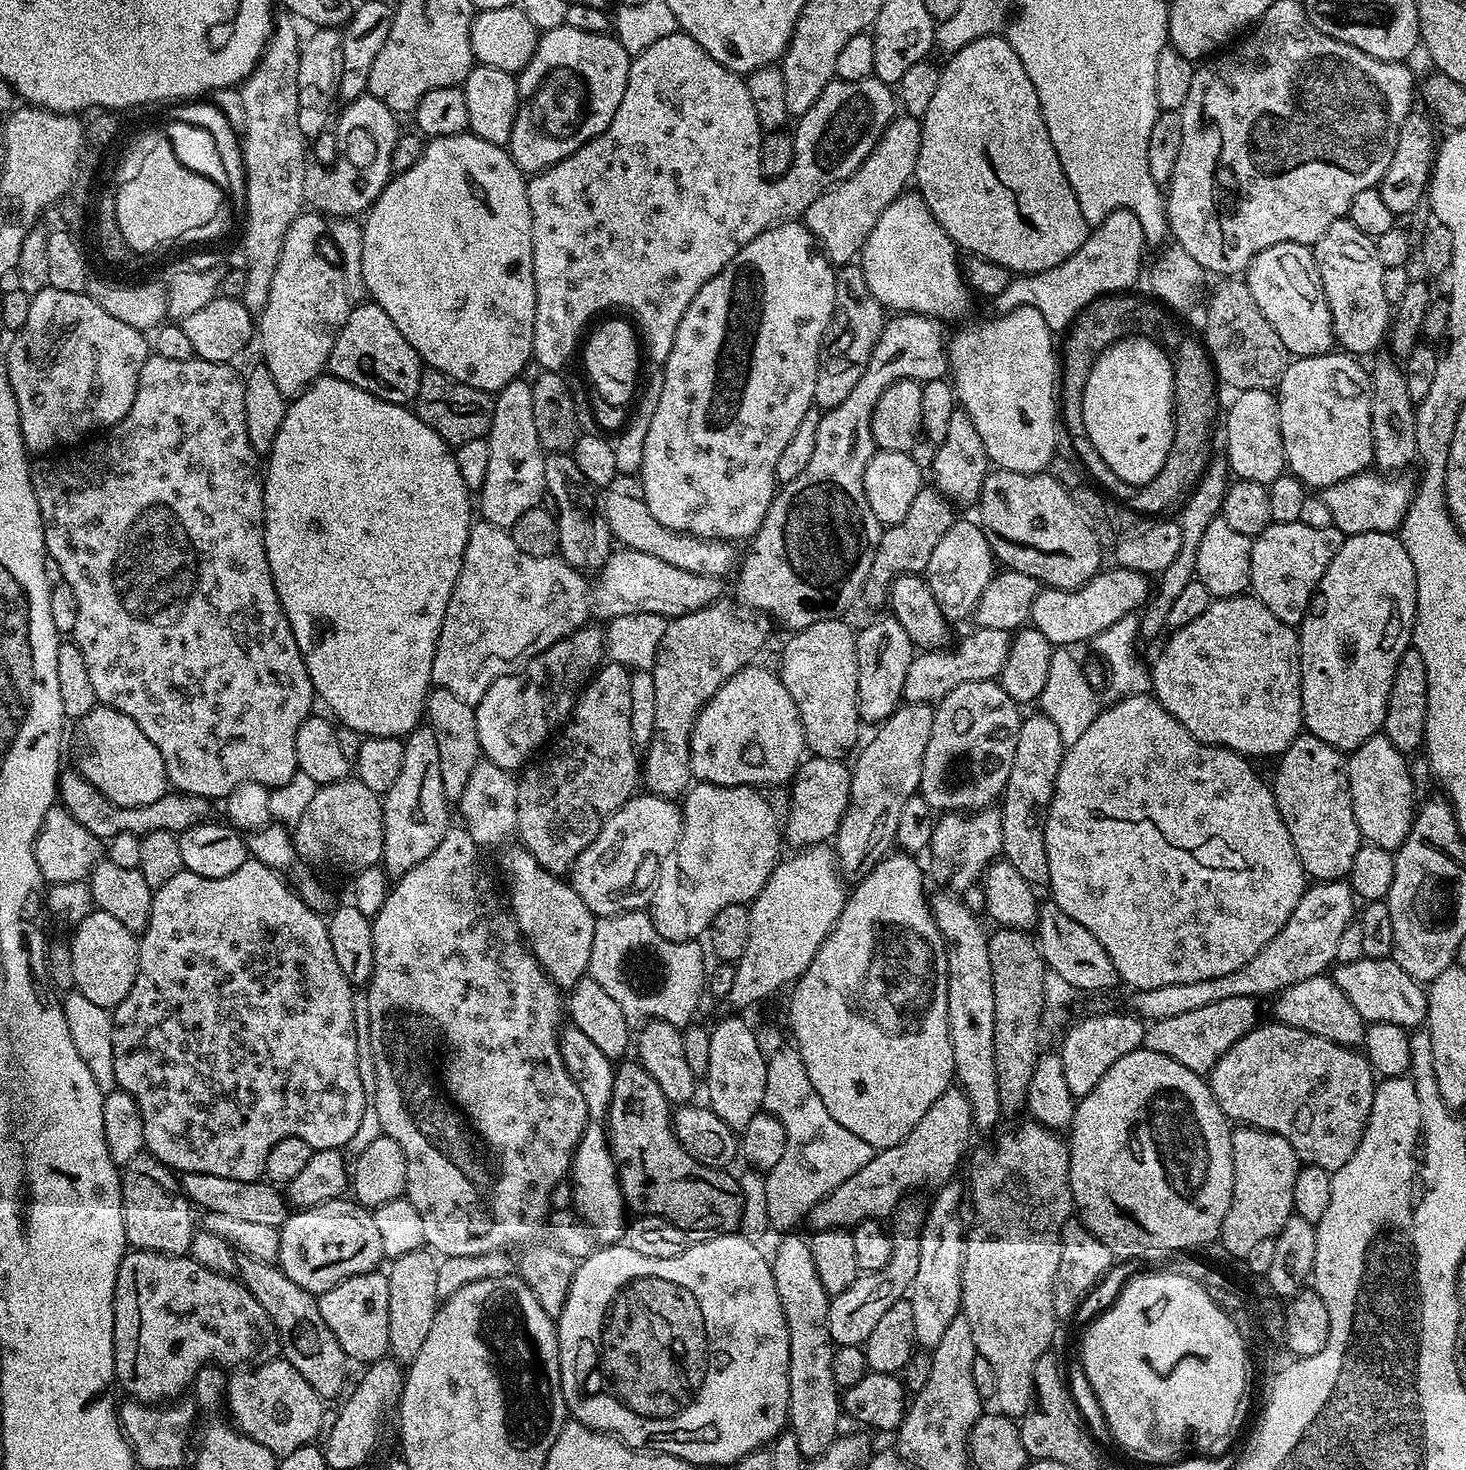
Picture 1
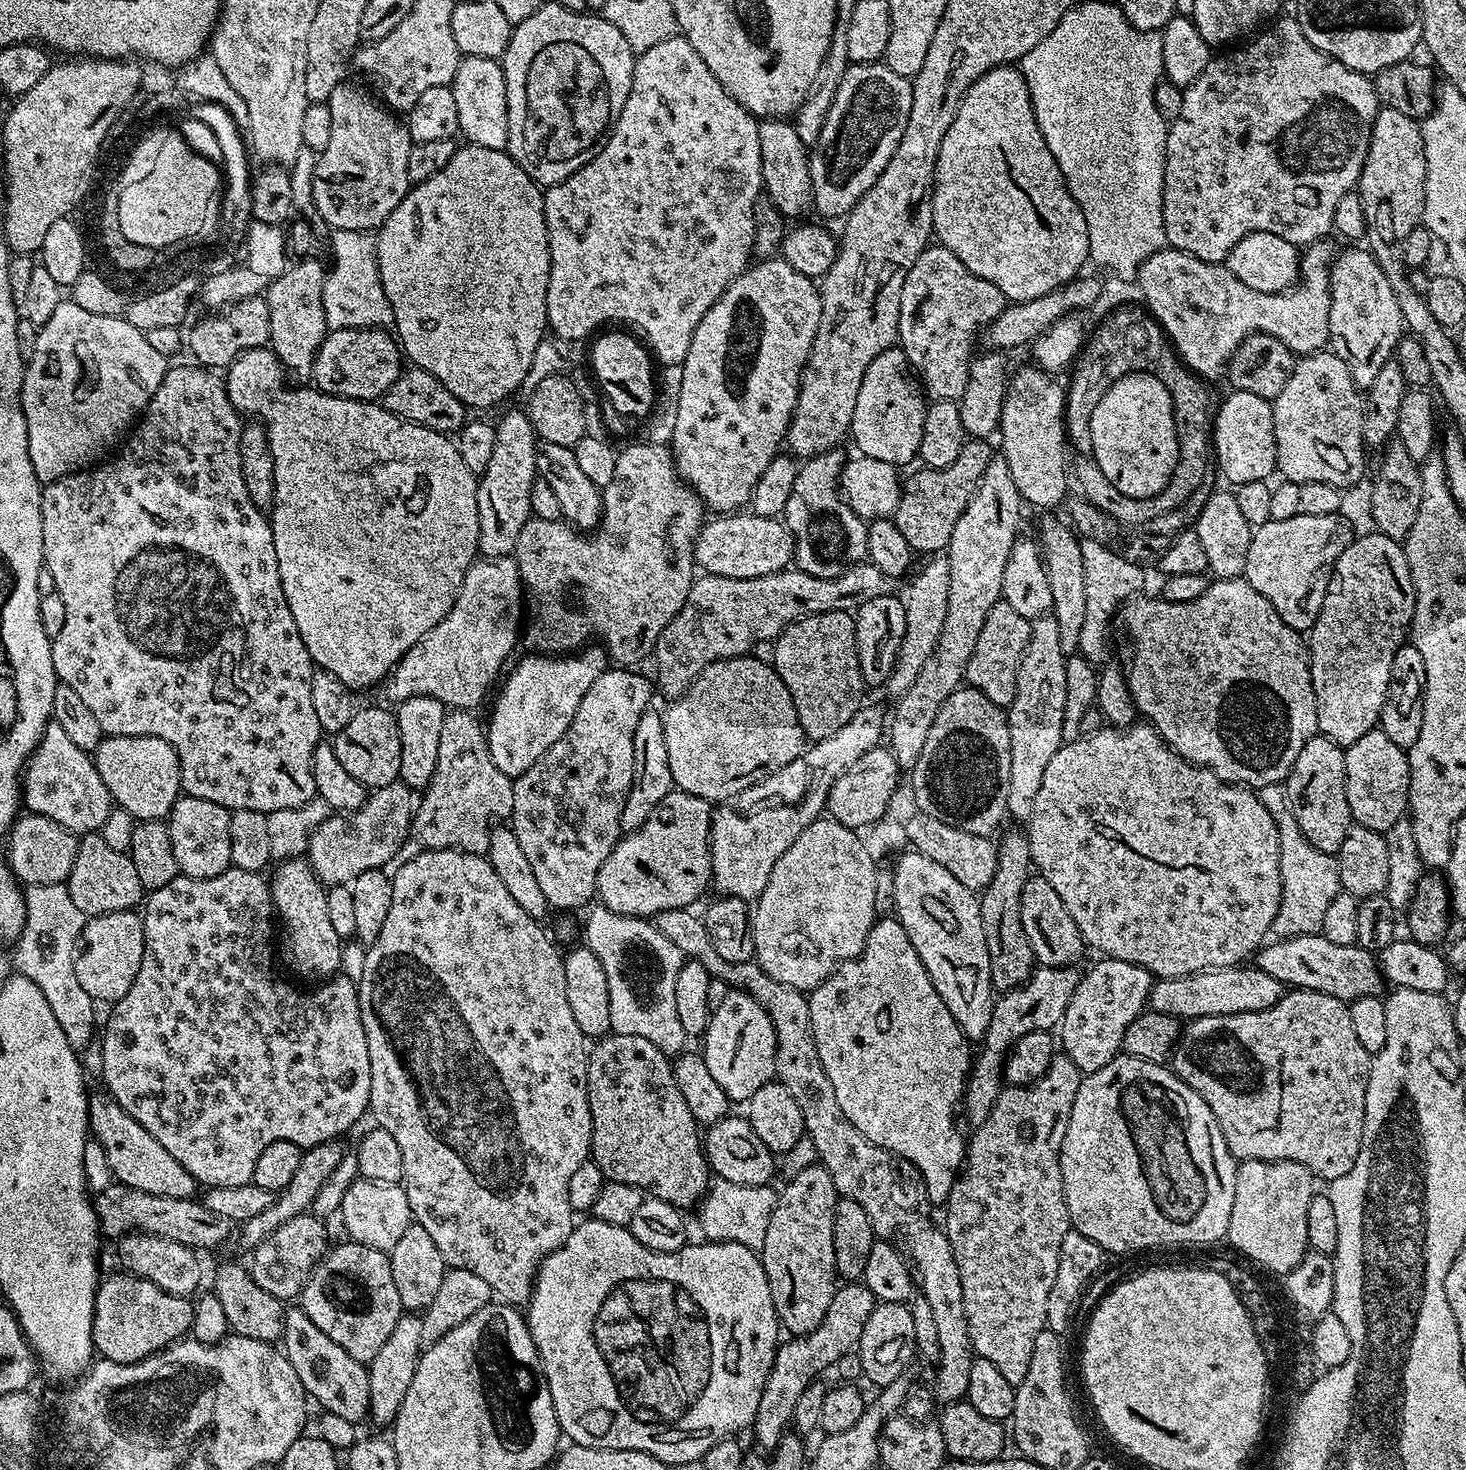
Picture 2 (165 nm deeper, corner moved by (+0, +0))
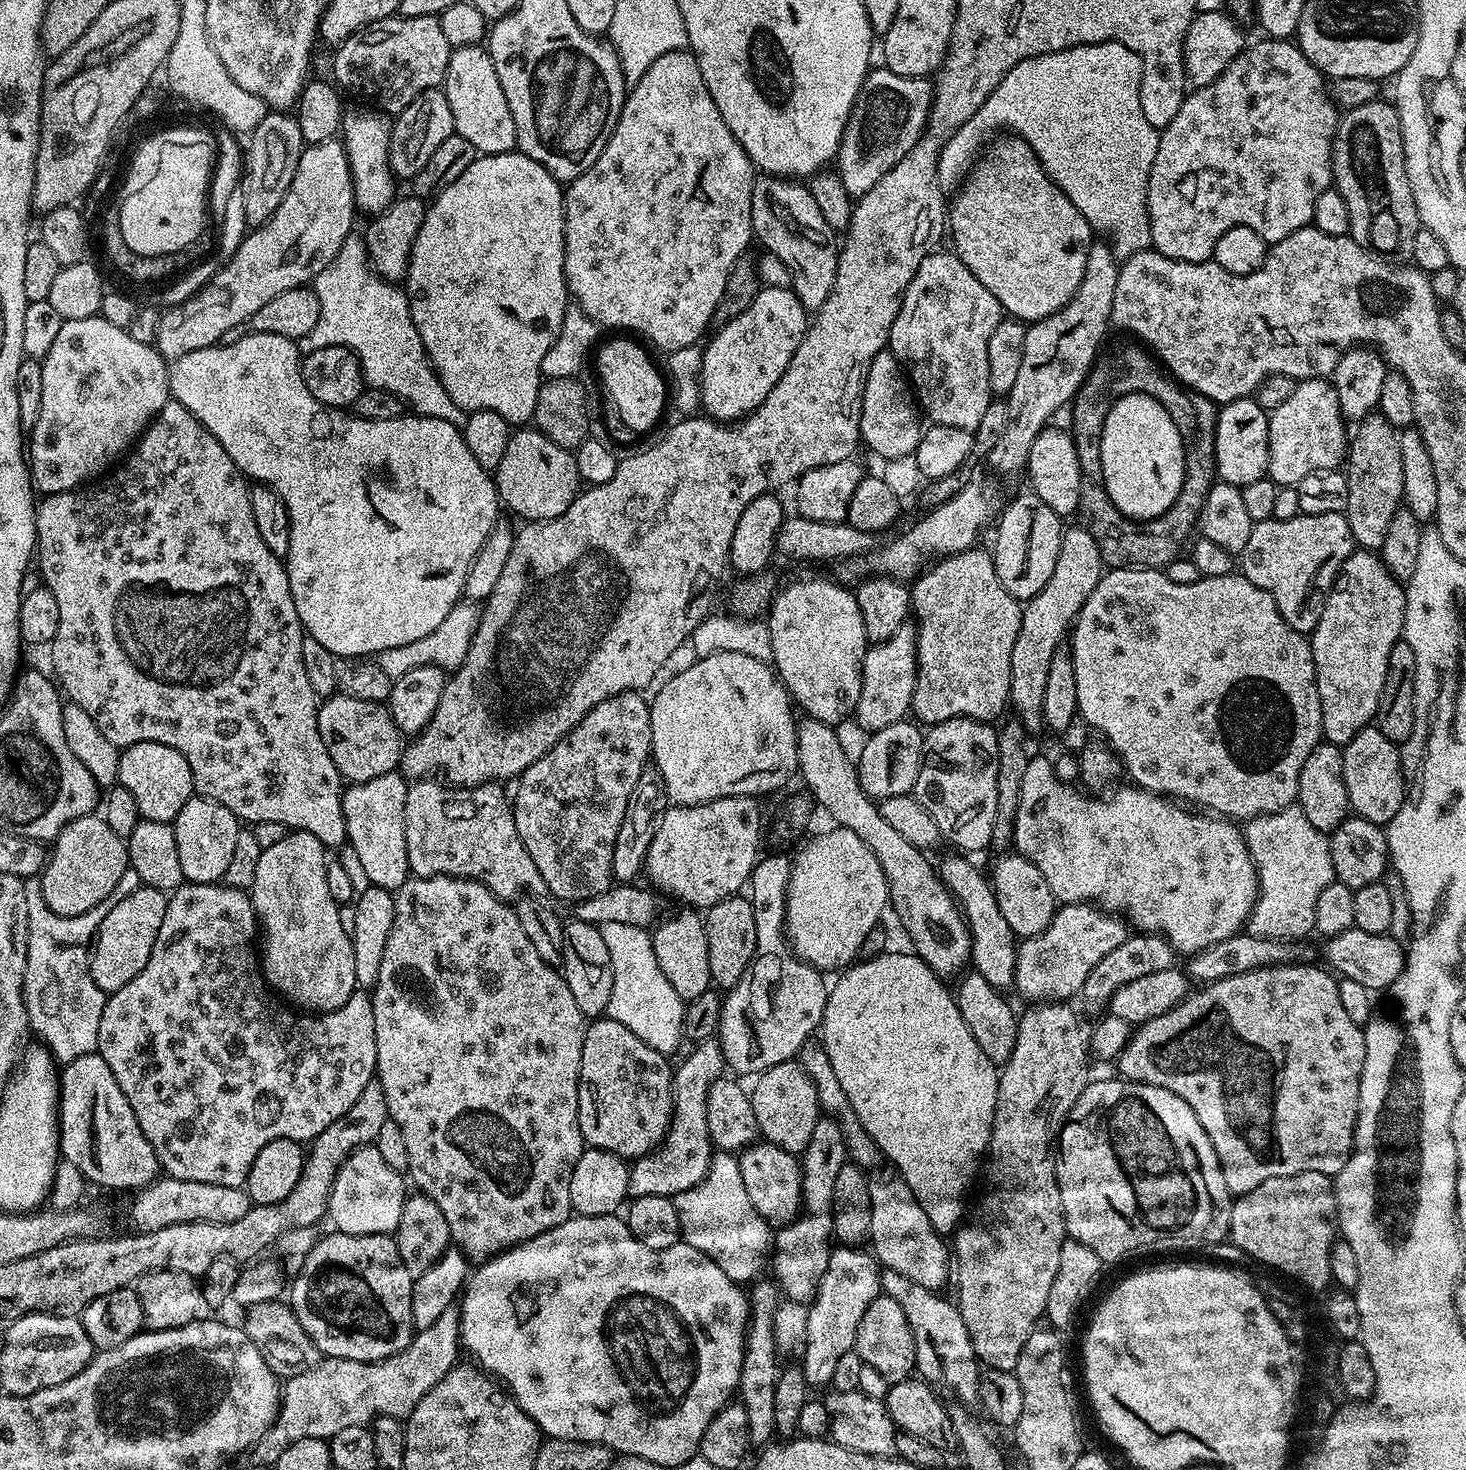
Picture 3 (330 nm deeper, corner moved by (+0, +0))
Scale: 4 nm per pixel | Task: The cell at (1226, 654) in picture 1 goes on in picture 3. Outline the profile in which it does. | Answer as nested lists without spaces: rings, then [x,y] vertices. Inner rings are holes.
[[[1113,568],[1105,571],[1104,575],[1100,577],[1098,586],[1094,586],[1090,598],[1086,598],[1082,610],[1076,616],[1076,623],[1073,624],[1070,629],[1070,647],[1072,650],[1072,661],[1074,662],[1074,679],[1078,686],[1079,719],[1083,720],[1089,729],[1096,731],[1097,728],[1097,730],[1101,732],[1097,733],[1103,737],[1108,747],[1119,757],[1119,760],[1123,764],[1123,771],[1126,773],[1126,776],[1128,774],[1129,778],[1132,779],[1129,781],[1131,781],[1135,787],[1144,788],[1148,792],[1156,792],[1160,796],[1175,798],[1185,805],[1195,806],[1200,810],[1207,810],[1209,813],[1221,818],[1227,818],[1233,822],[1247,822],[1254,819],[1255,816],[1274,814],[1278,810],[1293,807],[1293,805],[1297,803],[1300,795],[1302,766],[1306,766],[1306,758],[1310,758],[1312,751],[1322,743],[1322,737],[1324,735],[1324,727],[1322,726],[1322,702],[1318,698],[1316,667],[1314,666],[1312,646],[1309,637],[1303,632],[1294,630],[1294,626],[1290,626],[1290,622],[1286,622],[1286,618],[1282,618],[1278,606],[1274,606],[1274,598],[1270,598],[1270,594],[1266,594],[1266,590],[1262,590],[1262,586],[1254,586],[1254,582],[1250,582],[1242,574],[1233,574],[1223,576],[1222,578],[1201,576],[1198,582],[1190,582],[1190,586],[1178,586],[1178,582],[1170,582],[1168,575],[1159,568]]]

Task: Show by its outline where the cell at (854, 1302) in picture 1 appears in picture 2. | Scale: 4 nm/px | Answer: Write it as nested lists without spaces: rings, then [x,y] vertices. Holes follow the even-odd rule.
[[[848,1282],[837,1287],[834,1302],[830,1302],[830,1310],[826,1310],[826,1318],[810,1334],[788,1338],[776,1349],[774,1366],[770,1366],[770,1374],[766,1378],[766,1386],[762,1386],[762,1398],[758,1401],[758,1414],[754,1414],[750,1425],[750,1433],[756,1439],[755,1447],[760,1450],[771,1450],[778,1446],[785,1432],[789,1431],[794,1418],[794,1406],[798,1406],[798,1398],[806,1386],[817,1379],[819,1372],[831,1369],[844,1354],[857,1351],[862,1338],[862,1326],[866,1326],[866,1318],[877,1306],[877,1300],[863,1283]]]

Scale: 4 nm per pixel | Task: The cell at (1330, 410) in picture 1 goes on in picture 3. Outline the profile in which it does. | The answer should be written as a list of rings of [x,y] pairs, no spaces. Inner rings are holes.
[[[1317,378],[1301,380],[1296,385],[1294,394],[1282,402],[1282,406],[1271,409],[1268,418],[1268,476],[1277,486],[1294,486],[1306,478],[1306,474],[1314,474],[1314,470],[1330,470],[1340,468],[1345,463],[1350,432],[1346,429],[1346,421],[1338,406],[1338,394],[1334,390],[1331,379]]]

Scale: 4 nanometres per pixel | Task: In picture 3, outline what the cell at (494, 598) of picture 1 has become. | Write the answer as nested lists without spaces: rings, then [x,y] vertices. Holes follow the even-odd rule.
[[[461,602],[450,610],[450,614],[446,614],[446,618],[442,618],[438,630],[426,634],[426,638],[418,638],[418,642],[406,642],[406,646],[394,646],[373,652],[371,656],[339,657],[334,666],[337,689],[346,696],[384,702],[394,682],[418,666],[433,664],[445,670],[455,670],[466,658],[466,650],[470,650],[470,642],[478,630],[480,614],[481,609],[475,603]]]

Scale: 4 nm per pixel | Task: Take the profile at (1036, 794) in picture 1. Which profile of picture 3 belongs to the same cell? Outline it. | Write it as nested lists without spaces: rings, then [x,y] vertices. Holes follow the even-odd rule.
[[[1083,526],[1075,527],[1069,527],[1064,533],[1062,546],[1058,550],[1058,562],[1054,562],[1054,571],[1050,573],[1046,586],[1042,586],[1042,590],[1038,590],[1038,594],[1034,594],[1034,598],[1030,598],[1023,605],[1018,639],[1014,641],[1014,654],[1010,654],[1010,694],[1008,699],[1011,707],[1013,709],[1016,707],[1015,715],[1020,723],[1032,734],[1036,734],[1038,730],[1041,731],[1044,723],[1042,697],[1046,687],[1046,674],[1050,671],[1050,658],[1054,654],[1054,650],[1058,650],[1065,643],[1086,598],[1090,598],[1094,586],[1098,586],[1100,577],[1106,571],[1106,565],[1098,550],[1098,542],[1094,542],[1094,538]]]

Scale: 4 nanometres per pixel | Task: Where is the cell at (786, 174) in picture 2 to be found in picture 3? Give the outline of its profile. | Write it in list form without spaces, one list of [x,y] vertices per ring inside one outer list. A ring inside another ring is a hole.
[[[760,174],[752,181],[750,198],[752,234],[764,252],[774,254],[790,270],[792,293],[805,310],[815,310],[826,302],[834,286],[840,261],[838,234],[822,218],[814,194],[807,183],[786,176]]]

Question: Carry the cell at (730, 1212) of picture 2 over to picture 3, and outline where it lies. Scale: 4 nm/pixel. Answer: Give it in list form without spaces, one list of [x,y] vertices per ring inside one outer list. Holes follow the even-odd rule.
[[[713,1151],[712,1165],[708,1168],[706,1178],[674,1199],[683,1243],[694,1246],[694,1250],[706,1254],[706,1258],[713,1260],[726,1274],[726,1278],[730,1278],[735,1284],[744,1286],[757,1279],[760,1267],[763,1264],[765,1267],[770,1256],[770,1226],[762,1218],[762,1214],[754,1210],[754,1202],[750,1202],[749,1196],[746,1195],[746,1186],[742,1186],[740,1161],[733,1153]]]

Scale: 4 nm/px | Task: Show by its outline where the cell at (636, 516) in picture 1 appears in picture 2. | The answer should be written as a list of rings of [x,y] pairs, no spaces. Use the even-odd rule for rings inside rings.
[[[751,510],[720,514],[712,519],[701,527],[694,541],[696,560],[704,567],[701,569],[707,575],[722,578],[762,578],[766,574],[785,571],[793,563],[794,542],[783,519],[755,516]]]

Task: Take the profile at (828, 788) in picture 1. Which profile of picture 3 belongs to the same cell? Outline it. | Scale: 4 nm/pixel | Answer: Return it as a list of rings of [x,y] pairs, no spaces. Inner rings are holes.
[[[905,718],[894,722],[894,726],[871,733],[865,740],[868,741],[856,760],[856,773],[864,793],[877,802],[891,796],[909,795],[915,789],[918,770],[922,766],[924,732],[911,719]]]

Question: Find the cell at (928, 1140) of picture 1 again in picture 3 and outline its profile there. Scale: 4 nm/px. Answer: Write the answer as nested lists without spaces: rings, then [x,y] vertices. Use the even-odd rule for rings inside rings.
[[[1089,902],[1087,904],[1060,904],[1056,909],[1054,918],[1050,922],[1050,926],[1046,926],[1046,930],[1042,930],[1040,936],[1029,936],[1019,941],[1016,950],[1016,969],[1014,970],[1014,988],[1020,991],[1022,995],[1028,999],[1028,1002],[1068,1002],[1073,998],[1079,997],[1084,990],[1086,978],[1090,978],[1090,970],[1094,970],[1094,966],[1098,966],[1098,962],[1102,962],[1102,958],[1106,958],[1106,954],[1110,954],[1110,950],[1114,950],[1114,946],[1122,946],[1122,942],[1126,942],[1130,935],[1130,928],[1123,919],[1117,918],[1115,915],[1109,914],[1103,908]]]

